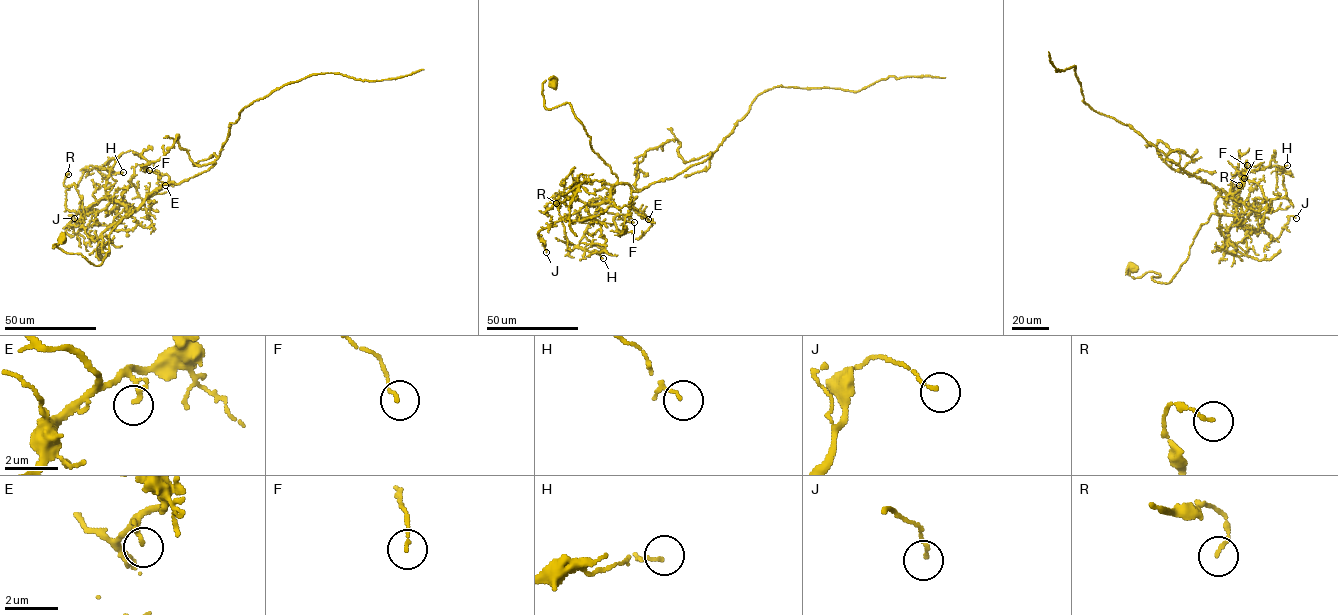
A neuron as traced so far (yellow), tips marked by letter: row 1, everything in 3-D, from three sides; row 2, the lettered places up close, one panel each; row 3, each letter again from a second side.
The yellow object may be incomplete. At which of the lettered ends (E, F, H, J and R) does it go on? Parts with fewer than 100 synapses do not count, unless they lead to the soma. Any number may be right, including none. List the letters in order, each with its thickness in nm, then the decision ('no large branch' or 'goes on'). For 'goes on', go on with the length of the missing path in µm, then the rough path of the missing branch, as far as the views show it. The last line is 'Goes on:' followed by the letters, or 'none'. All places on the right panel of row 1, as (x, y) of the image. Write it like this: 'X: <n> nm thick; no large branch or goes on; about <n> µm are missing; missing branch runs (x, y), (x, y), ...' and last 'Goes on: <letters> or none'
E: 170 nm thick; no large branch
F: 110 nm thick; no large branch
H: 80 nm thick; no large branch
J: 110 nm thick; no large branch
R: 120 nm thick; no large branch
Goes on: none

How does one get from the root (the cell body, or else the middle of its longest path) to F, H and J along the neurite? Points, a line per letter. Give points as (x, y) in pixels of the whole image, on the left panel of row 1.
F: (61, 239), (53, 248), (101, 264), (109, 234), (147, 195), (149, 218), (130, 180), (138, 164), (149, 170)
H: (61, 239), (53, 248), (101, 264), (109, 234), (135, 210), (106, 197), (110, 171), (94, 167), (123, 172)
J: (61, 239), (53, 248), (98, 266), (109, 234), (134, 210), (136, 225), (90, 225), (71, 236), (74, 218)

